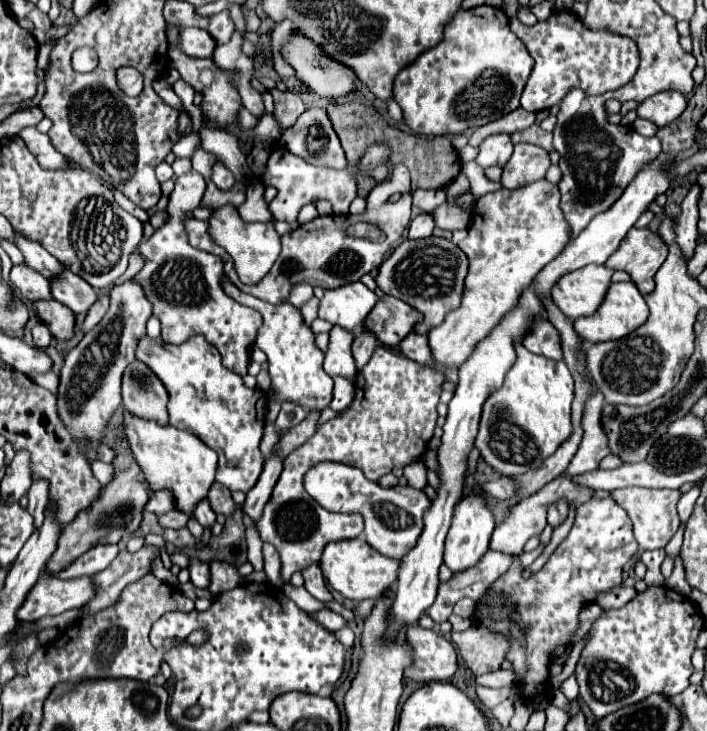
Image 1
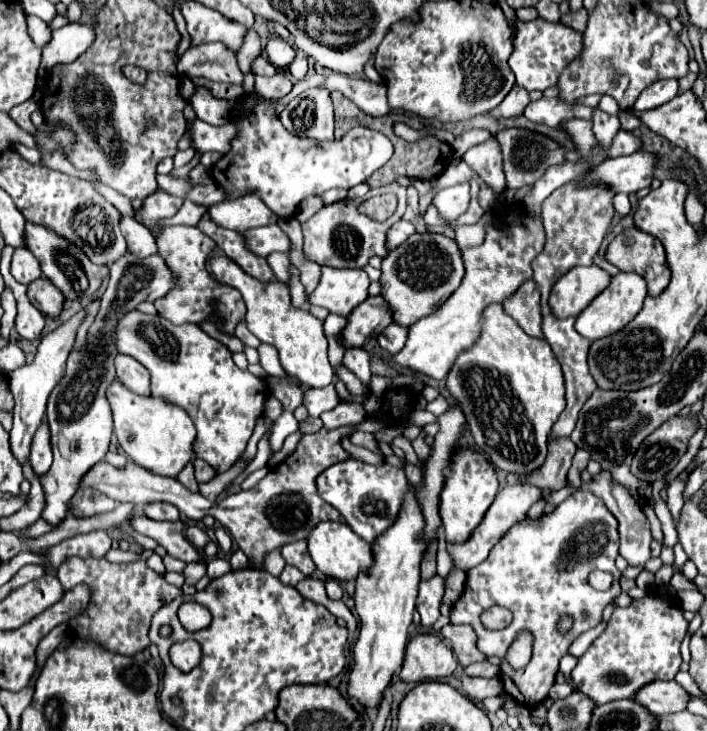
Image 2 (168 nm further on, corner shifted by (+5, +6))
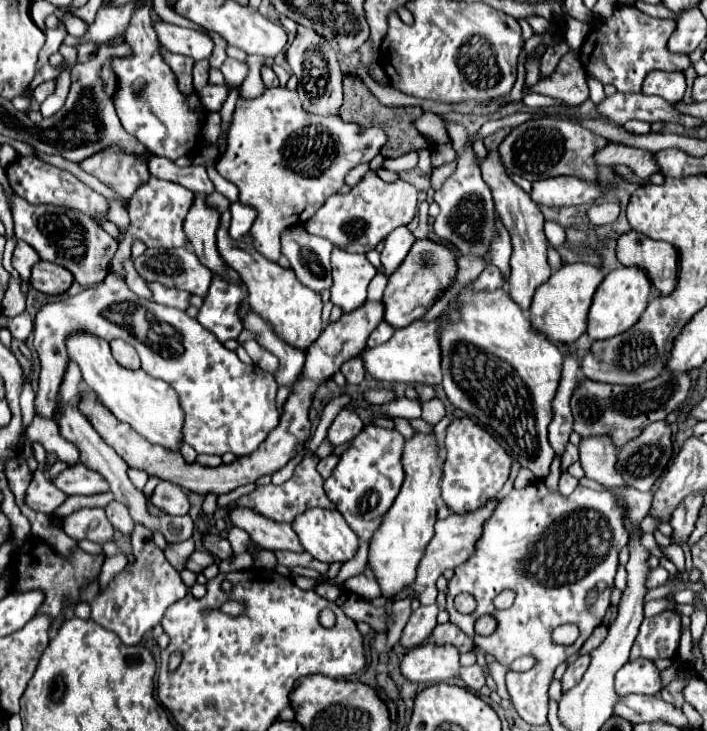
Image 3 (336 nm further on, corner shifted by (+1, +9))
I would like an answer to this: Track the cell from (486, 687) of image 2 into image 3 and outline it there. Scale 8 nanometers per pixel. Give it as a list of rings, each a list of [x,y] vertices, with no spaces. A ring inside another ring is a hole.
[[[480,665],[462,667],[462,669],[460,669],[460,677],[464,679],[464,683],[466,683],[472,691],[480,691],[480,687],[486,685],[486,675],[484,675],[484,671],[482,671]]]

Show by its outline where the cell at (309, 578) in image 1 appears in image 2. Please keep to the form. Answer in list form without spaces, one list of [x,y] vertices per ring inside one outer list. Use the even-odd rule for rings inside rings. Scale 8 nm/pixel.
[[[298,540],[298,542],[292,542],[292,544],[284,544],[284,548],[280,548],[284,560],[292,566],[296,566],[300,572],[304,572],[306,576],[310,576],[316,566],[308,554],[308,548],[306,548],[306,540]]]

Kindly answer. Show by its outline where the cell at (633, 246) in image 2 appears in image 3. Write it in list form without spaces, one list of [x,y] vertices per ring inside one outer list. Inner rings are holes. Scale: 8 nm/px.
[[[628,231],[620,235],[616,255],[622,265],[636,265],[646,271],[656,295],[674,291],[678,281],[678,251],[674,245]]]

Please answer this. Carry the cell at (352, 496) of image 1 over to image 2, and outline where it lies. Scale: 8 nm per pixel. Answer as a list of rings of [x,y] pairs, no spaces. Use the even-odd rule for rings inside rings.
[[[354,458],[336,462],[318,476],[316,484],[320,498],[332,504],[346,520],[346,524],[352,528],[352,532],[356,532],[368,544],[372,544],[378,534],[382,534],[390,524],[394,524],[400,504],[404,500],[404,492],[408,490],[404,470],[388,464],[386,460],[378,466]]]

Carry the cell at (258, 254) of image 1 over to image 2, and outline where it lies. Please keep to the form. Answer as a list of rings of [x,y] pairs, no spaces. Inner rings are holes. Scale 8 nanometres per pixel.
[[[268,224],[246,232],[248,248],[258,256],[268,256],[270,252],[290,252],[290,238],[278,224]]]

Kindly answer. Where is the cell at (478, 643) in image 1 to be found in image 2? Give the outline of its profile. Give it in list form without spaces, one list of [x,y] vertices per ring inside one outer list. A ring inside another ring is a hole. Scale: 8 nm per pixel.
[[[448,624],[440,630],[440,634],[450,644],[450,648],[454,646],[454,654],[458,656],[458,662],[462,666],[484,660],[484,654],[476,648],[476,634],[474,634],[472,626],[468,626],[468,624],[464,624],[464,626]]]

